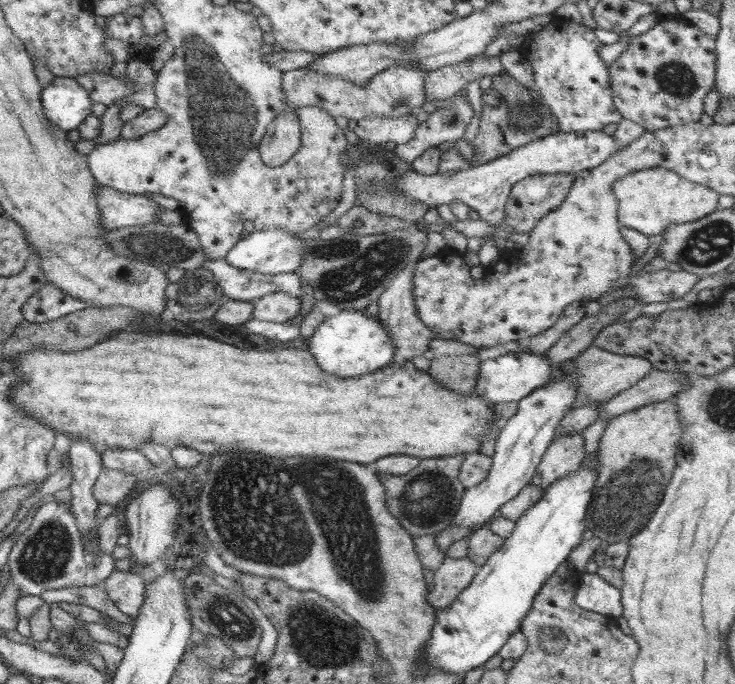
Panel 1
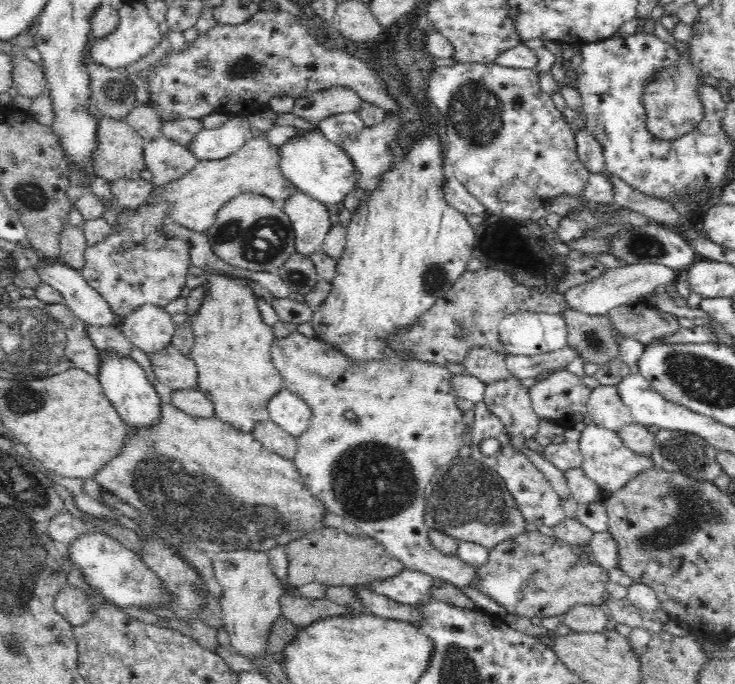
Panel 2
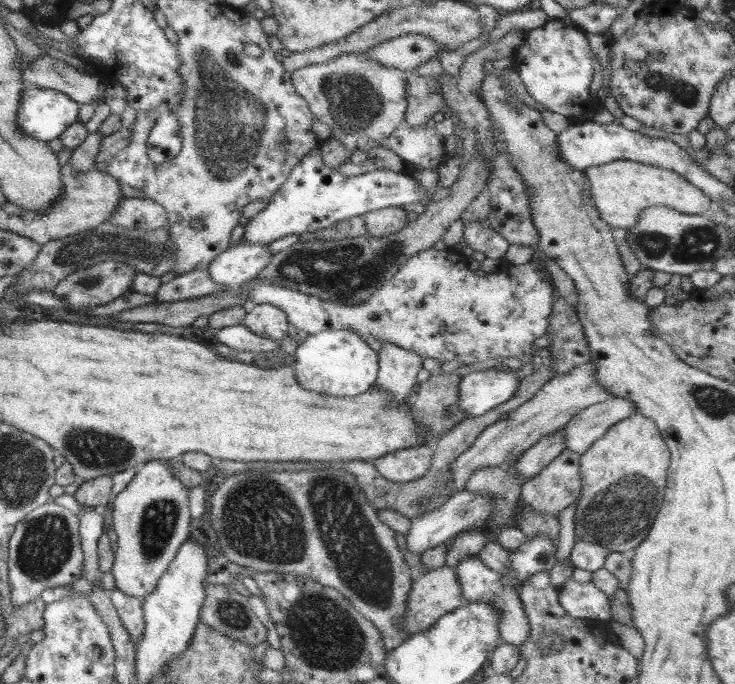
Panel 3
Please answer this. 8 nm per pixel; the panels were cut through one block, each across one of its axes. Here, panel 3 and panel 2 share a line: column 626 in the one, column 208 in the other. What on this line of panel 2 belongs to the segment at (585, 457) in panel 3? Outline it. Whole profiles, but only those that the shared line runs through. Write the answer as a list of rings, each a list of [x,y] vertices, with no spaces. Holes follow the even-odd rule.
[[[162,404],[162,414],[160,414],[160,422],[152,428],[136,428],[134,432],[128,430],[128,440],[122,446],[120,454],[116,458],[110,460],[110,464],[106,464],[94,478],[98,482],[98,486],[102,488],[102,492],[110,492],[112,496],[118,496],[120,500],[132,504],[134,508],[138,508],[144,516],[150,518],[152,524],[168,530],[170,534],[174,534],[180,542],[190,544],[192,548],[200,550],[202,554],[208,554],[208,558],[214,558],[220,552],[228,552],[228,550],[260,550],[260,552],[280,552],[284,550],[292,540],[300,540],[306,534],[310,534],[312,530],[320,530],[324,528],[324,514],[328,514],[328,508],[324,502],[320,502],[316,496],[310,494],[310,490],[302,484],[302,476],[298,474],[300,470],[296,468],[294,460],[286,460],[282,456],[278,456],[276,452],[268,450],[260,440],[256,440],[254,434],[250,432],[240,432],[238,428],[222,422],[220,418],[196,418],[190,416],[182,410],[178,410],[174,404]]]

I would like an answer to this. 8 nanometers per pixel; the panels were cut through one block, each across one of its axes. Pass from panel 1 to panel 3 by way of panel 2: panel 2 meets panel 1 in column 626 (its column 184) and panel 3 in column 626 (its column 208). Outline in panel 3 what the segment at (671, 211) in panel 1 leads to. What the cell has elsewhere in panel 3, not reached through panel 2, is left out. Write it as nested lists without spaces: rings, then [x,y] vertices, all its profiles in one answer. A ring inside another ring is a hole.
[[[607,162],[603,166],[591,166],[583,170],[583,174],[589,184],[591,204],[595,204],[599,218],[615,230],[633,228],[641,212],[651,206],[665,206],[679,214],[703,216],[711,204],[707,194],[693,186],[689,180],[685,180],[685,176],[641,162]]]

